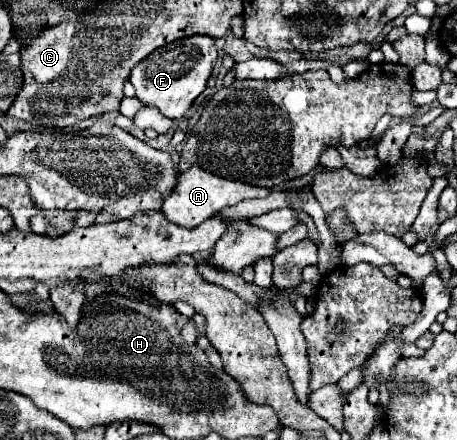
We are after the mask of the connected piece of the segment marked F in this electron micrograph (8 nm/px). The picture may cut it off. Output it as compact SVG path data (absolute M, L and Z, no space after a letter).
M189 36L181 42L171 42L169 46L157 48L149 58L141 60L131 72L131 84L135 86L135 96L143 104L157 106L167 118L181 118L191 108L193 100L205 90L207 78L211 76L213 64L217 60L215 40L209 36Z

